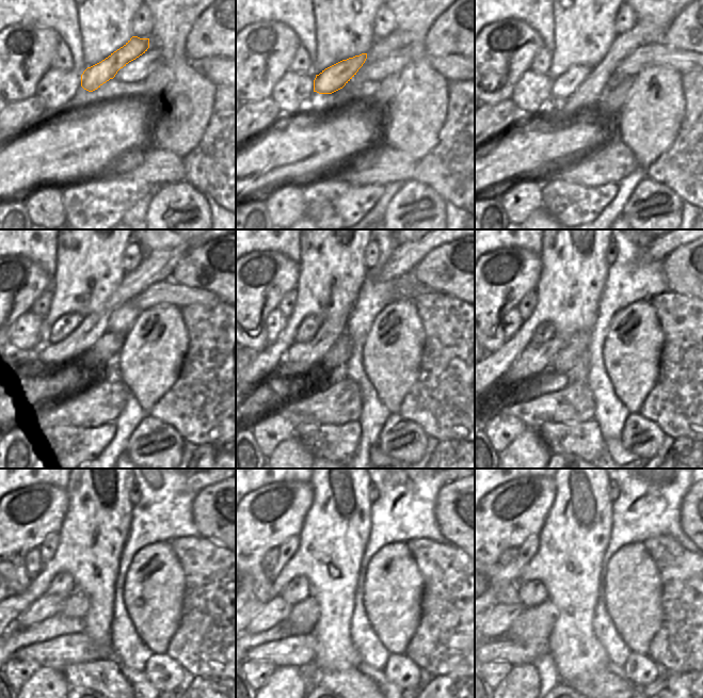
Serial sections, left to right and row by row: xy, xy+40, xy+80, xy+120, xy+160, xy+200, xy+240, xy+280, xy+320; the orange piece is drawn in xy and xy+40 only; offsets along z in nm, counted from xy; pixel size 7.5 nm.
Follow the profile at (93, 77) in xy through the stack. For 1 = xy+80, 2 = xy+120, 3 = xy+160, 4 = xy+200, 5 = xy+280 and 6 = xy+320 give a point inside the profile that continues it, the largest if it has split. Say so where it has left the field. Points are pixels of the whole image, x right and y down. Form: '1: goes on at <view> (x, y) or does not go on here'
1: goes on at xy+80 (562, 85)
2: goes on at xy+120 (65, 324)
3: goes on at xy+160 (309, 327)
4: goes on at xy+200 (546, 330)
5: goes on at xy+280 (298, 590)
6: goes on at xy+320 (531, 593)

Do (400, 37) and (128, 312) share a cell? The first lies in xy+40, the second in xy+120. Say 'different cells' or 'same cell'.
different cells

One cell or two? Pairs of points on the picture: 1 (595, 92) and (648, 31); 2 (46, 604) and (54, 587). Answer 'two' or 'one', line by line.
1: one
2: two

